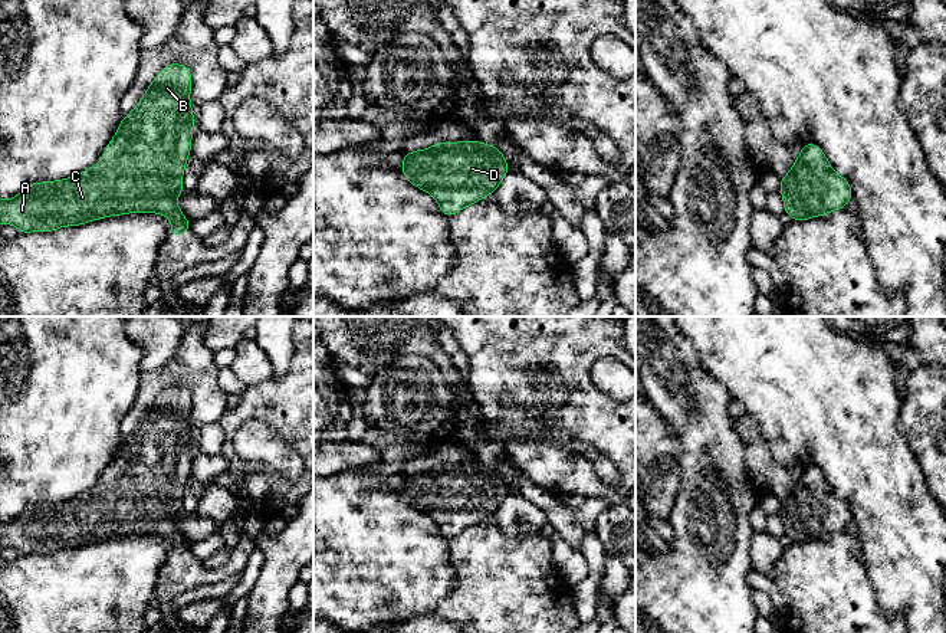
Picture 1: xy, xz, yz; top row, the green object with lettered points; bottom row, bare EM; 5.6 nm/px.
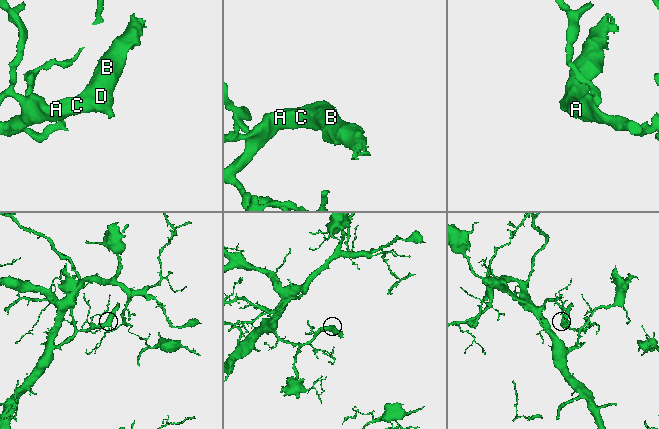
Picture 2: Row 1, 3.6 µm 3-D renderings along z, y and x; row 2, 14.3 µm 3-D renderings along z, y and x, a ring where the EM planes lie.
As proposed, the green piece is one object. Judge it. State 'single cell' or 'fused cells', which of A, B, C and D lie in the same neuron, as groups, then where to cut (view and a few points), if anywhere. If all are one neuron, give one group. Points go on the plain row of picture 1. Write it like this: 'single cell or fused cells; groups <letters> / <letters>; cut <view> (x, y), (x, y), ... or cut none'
single cell; groups A B C D; cut none

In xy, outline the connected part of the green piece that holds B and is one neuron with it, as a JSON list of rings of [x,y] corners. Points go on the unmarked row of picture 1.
[[[180,386],[165,388],[137,429],[121,442],[98,486],[75,499],[29,506],[16,519],[0,522],[0,547],[13,547],[20,555],[53,554],[108,538],[158,535],[171,541],[173,558],[191,552],[177,525],[184,512],[183,495],[193,460],[190,413],[190,390]]]

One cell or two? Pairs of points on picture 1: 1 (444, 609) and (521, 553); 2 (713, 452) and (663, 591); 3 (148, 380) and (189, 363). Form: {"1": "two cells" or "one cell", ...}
{"1": "one cell", "2": "one cell", "3": "one cell"}

